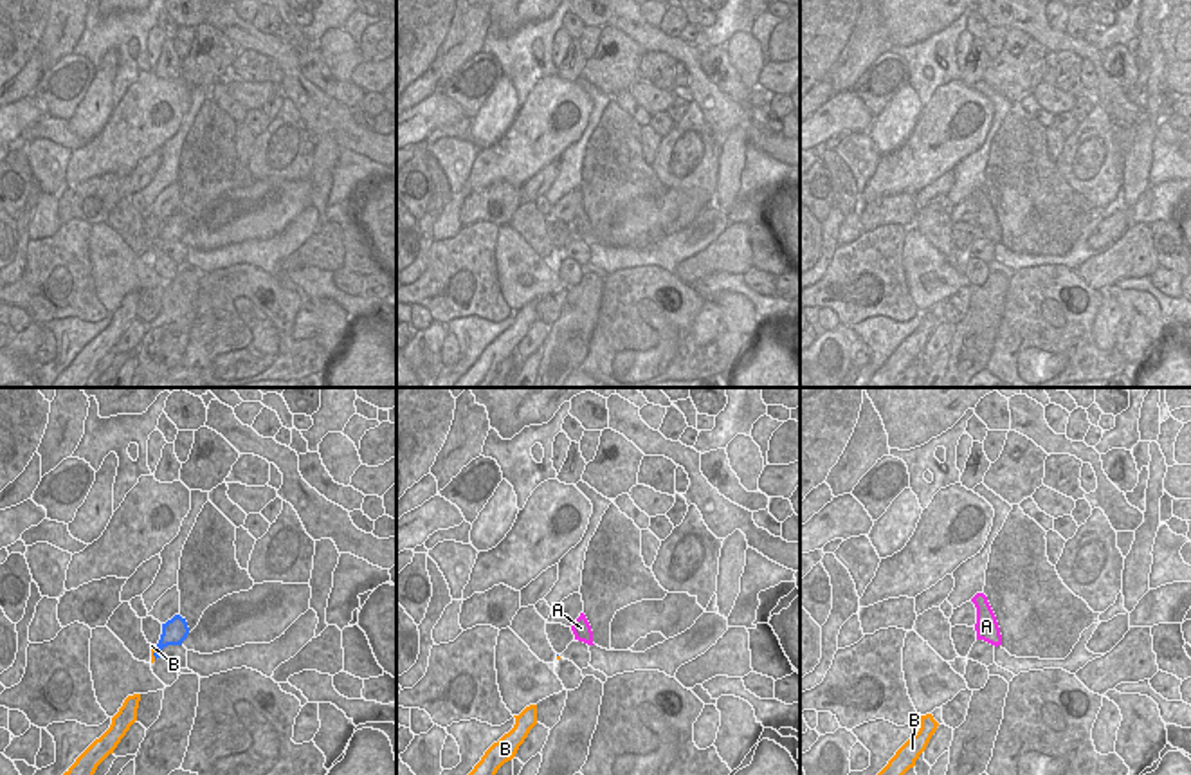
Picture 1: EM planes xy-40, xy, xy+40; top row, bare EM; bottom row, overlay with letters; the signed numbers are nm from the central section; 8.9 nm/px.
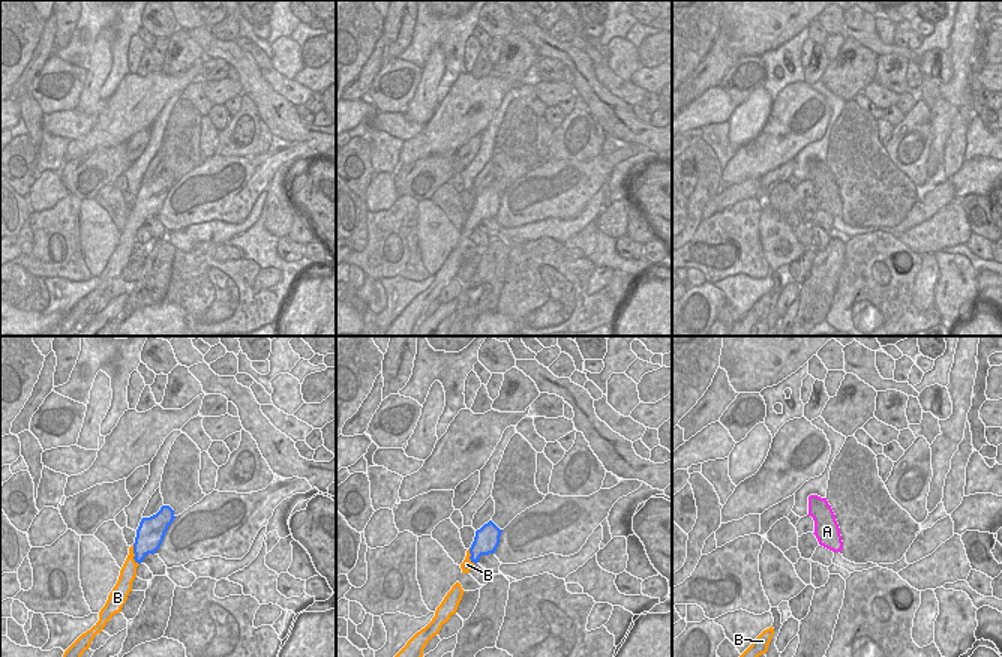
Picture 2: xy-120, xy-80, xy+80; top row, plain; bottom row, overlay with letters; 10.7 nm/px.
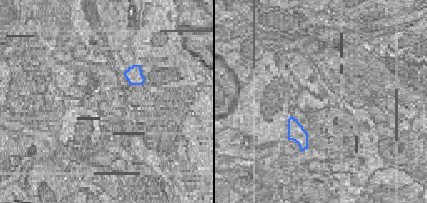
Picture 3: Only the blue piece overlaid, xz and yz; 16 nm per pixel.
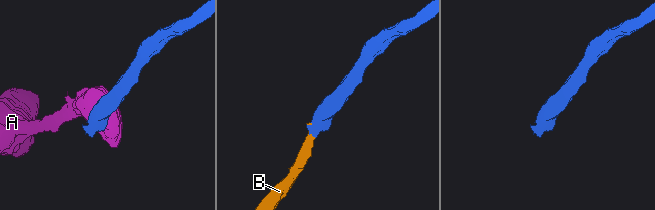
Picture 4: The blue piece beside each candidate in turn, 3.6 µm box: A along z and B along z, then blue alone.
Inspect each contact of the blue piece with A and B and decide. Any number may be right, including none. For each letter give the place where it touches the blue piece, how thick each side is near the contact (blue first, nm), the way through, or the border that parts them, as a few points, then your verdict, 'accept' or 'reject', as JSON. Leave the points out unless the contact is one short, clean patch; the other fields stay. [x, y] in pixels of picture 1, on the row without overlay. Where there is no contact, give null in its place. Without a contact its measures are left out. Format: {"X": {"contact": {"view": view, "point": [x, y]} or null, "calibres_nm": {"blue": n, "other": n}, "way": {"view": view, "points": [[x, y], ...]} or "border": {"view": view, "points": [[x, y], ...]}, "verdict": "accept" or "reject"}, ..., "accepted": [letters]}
{"A": {"contact": null, "verdict": "reject"}, "B": {"contact": {"view": "xy-40", "point": [154, 249]}, "calibres_nm": {"blue": 220, "other": 30}, "way": {"view": "xy-40", "points": [[173, 229], [154, 249], [152, 242]]}, "verdict": "accept"}, "accepted": ["B"]}

